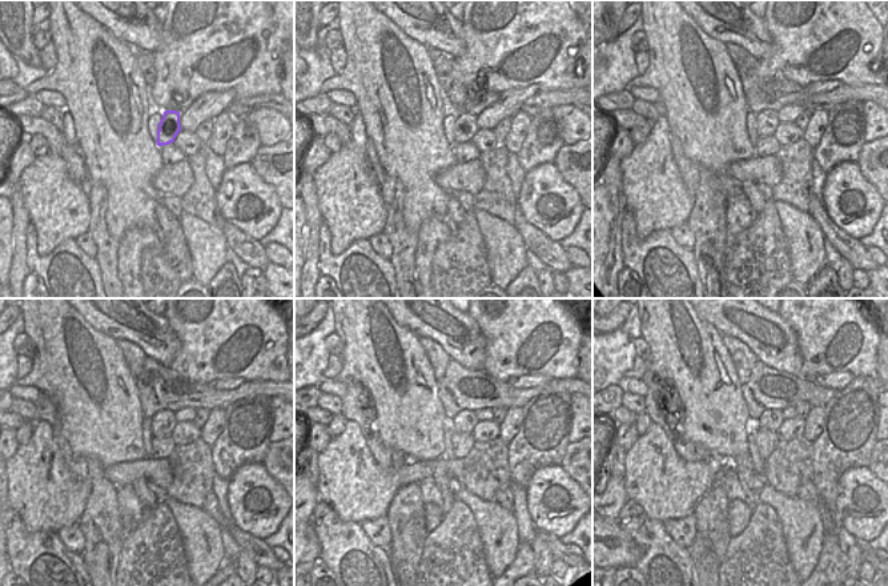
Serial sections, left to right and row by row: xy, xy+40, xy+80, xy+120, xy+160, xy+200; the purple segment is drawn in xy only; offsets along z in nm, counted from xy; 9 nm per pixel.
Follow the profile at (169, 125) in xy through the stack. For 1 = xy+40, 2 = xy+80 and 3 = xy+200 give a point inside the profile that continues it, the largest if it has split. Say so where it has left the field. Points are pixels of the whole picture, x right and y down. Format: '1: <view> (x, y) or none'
1: xy+40 (465, 128)
2: xy+80 (766, 123)
3: xy+200 (768, 409)

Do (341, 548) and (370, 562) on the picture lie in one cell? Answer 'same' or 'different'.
same

